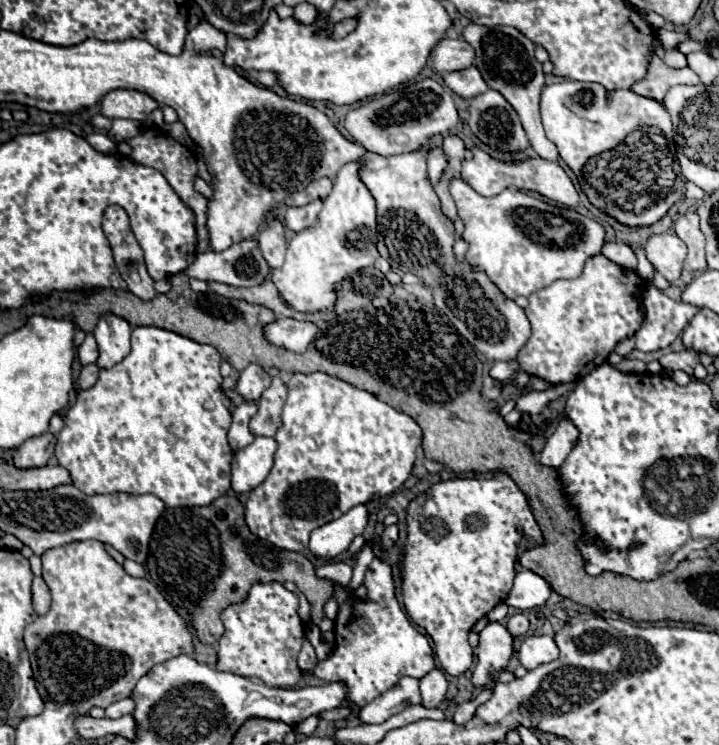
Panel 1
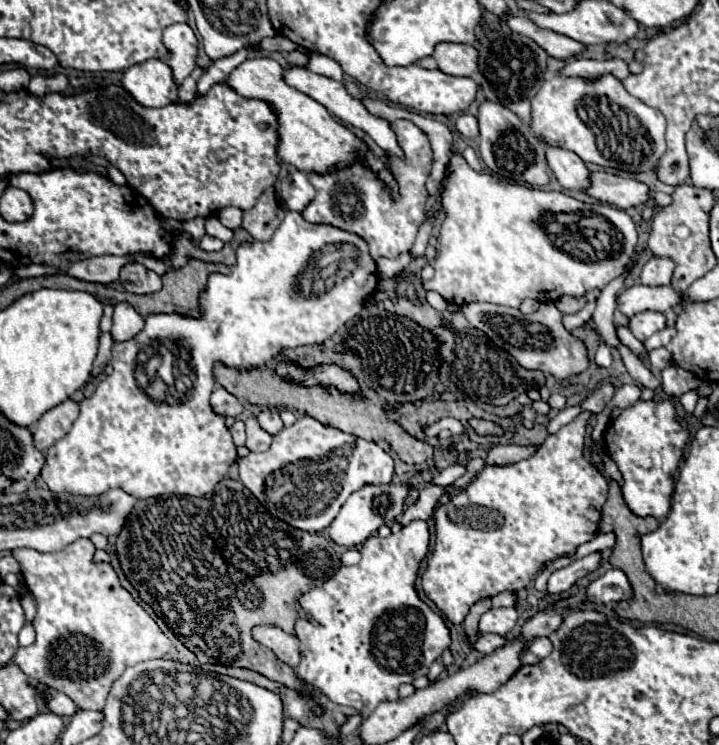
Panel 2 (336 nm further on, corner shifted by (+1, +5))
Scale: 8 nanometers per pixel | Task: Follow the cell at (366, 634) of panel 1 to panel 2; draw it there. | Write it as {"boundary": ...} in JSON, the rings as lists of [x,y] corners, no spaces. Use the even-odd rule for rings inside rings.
{"boundary":[[[413,521],[387,539],[369,537],[357,565],[341,567],[331,579],[299,599],[303,611],[319,625],[313,627],[298,617],[298,639],[273,625],[255,627],[253,637],[295,667],[303,681],[317,687],[333,703],[353,707],[369,717],[381,701],[397,701],[399,685],[425,675],[429,665],[451,645],[443,617],[421,601],[415,589],[417,571],[429,553],[429,537],[427,521]]]}

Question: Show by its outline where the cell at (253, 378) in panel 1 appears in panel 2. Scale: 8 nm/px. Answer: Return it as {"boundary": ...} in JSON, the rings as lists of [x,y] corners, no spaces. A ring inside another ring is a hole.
{"boundary":[[[263,411],[257,421],[269,435],[275,435],[275,433],[279,433],[283,429],[283,421],[281,421],[277,411]]]}

